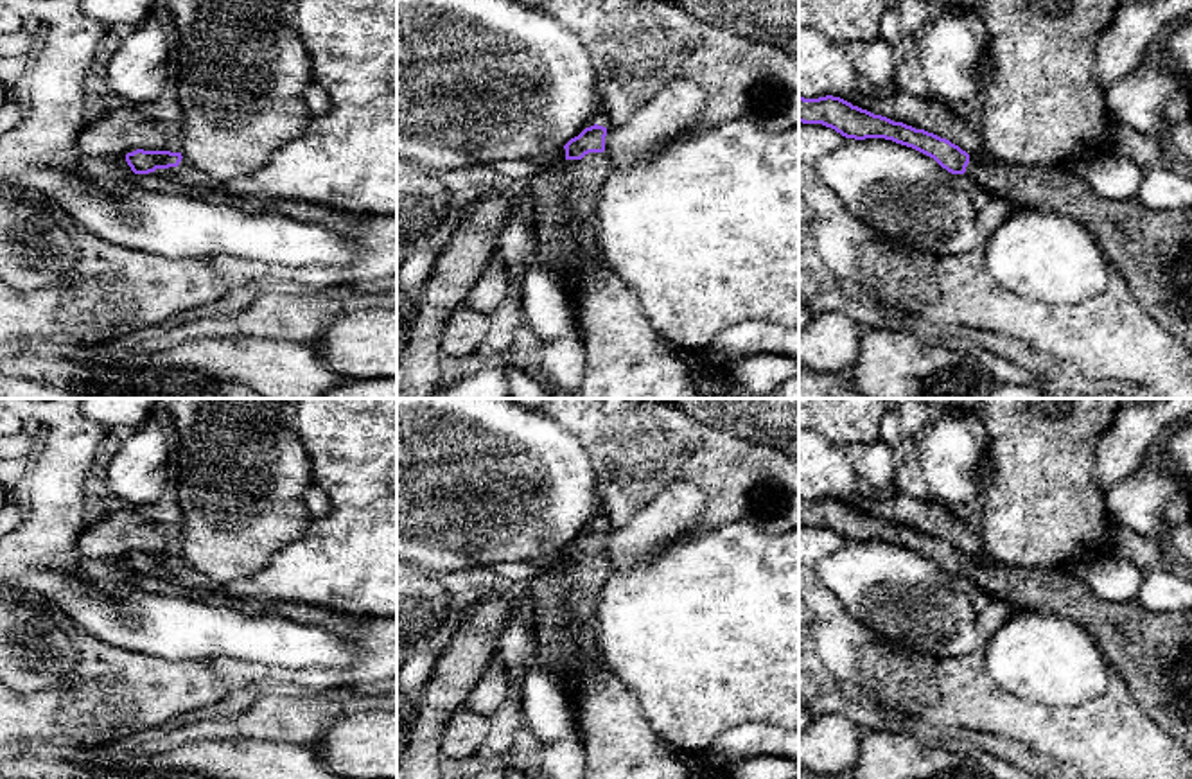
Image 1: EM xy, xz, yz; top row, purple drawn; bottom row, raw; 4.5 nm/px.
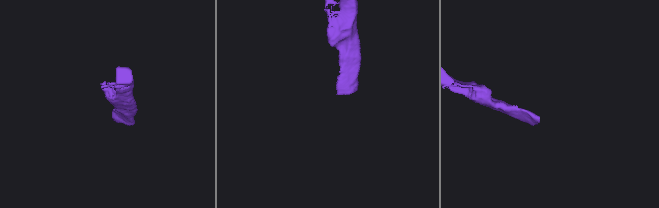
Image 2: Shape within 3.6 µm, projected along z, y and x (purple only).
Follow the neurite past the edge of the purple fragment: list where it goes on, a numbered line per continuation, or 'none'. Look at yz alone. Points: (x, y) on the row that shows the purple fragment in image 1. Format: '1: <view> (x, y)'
1: yz (1153, 250)

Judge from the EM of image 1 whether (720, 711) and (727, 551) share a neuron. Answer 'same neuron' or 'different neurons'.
same neuron

